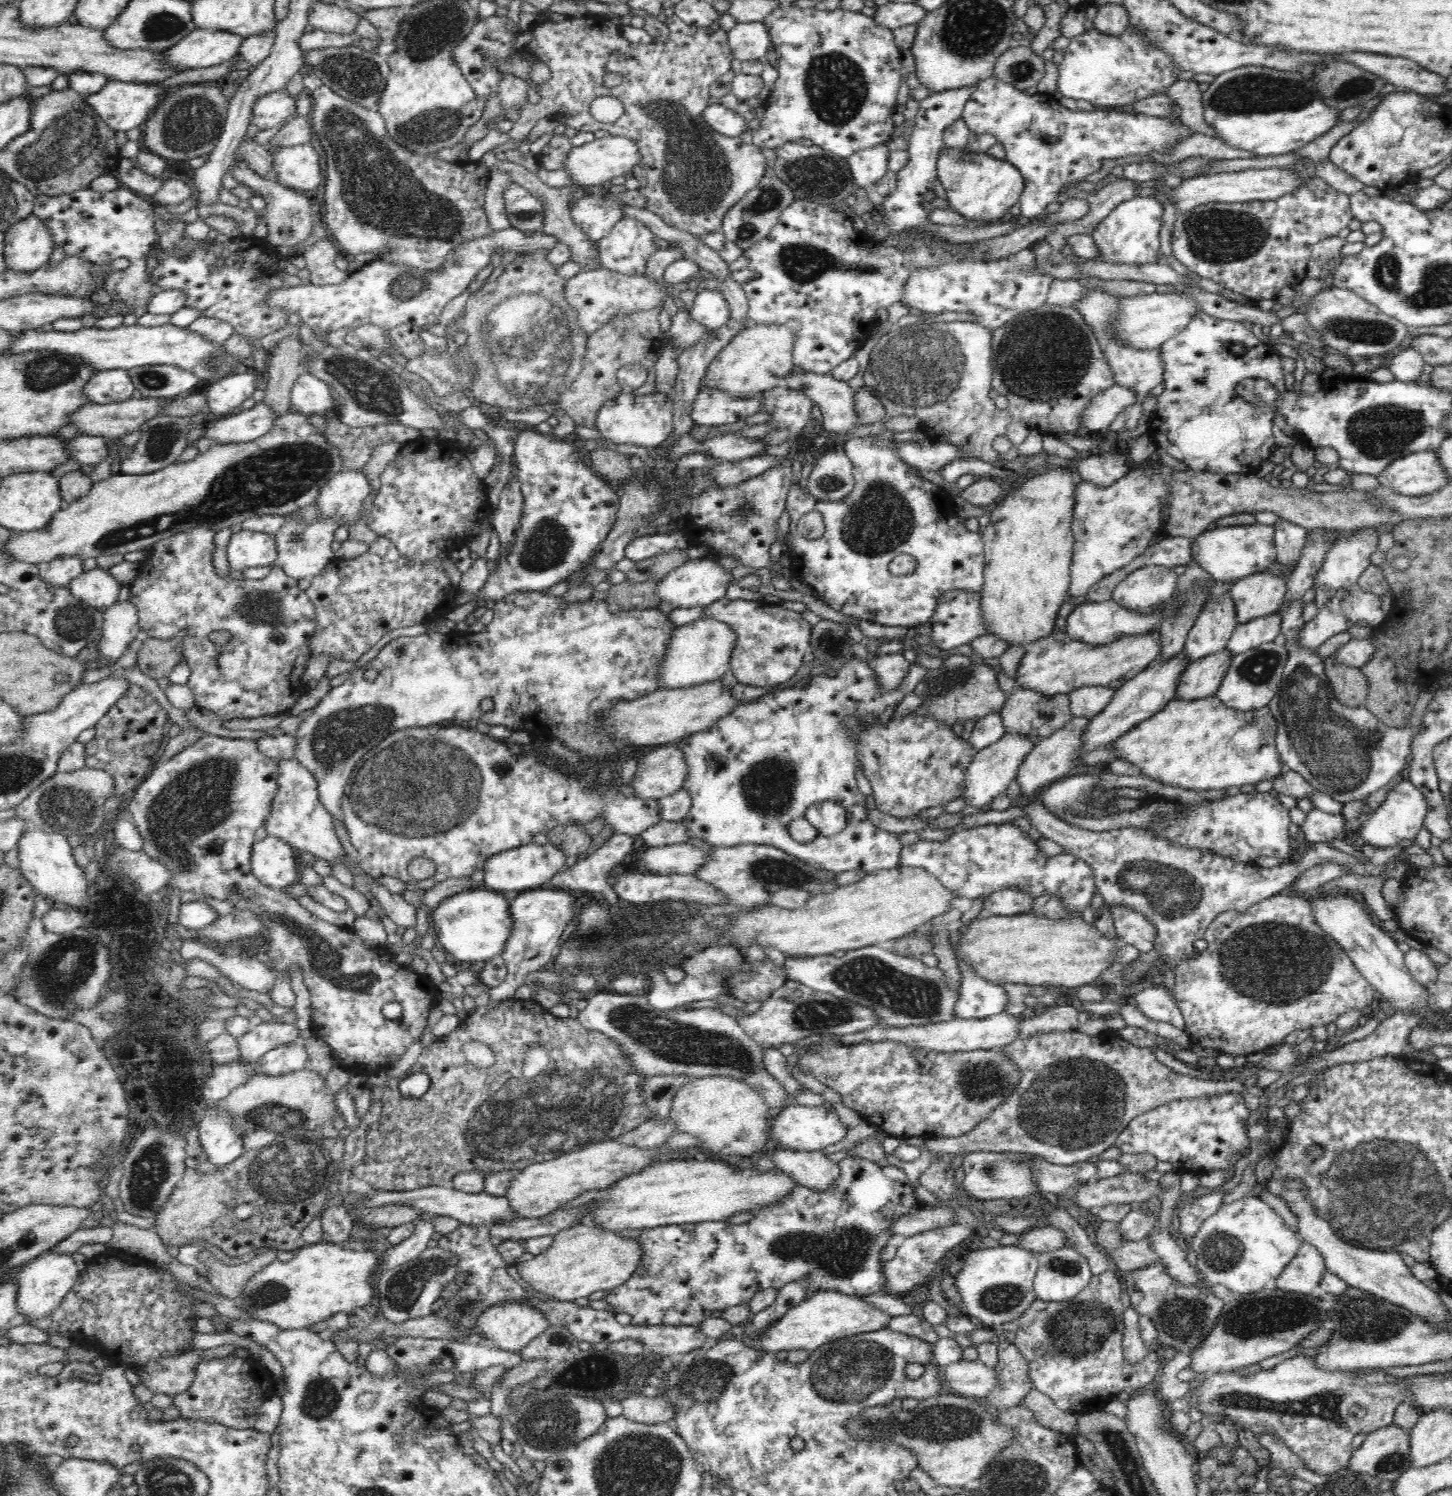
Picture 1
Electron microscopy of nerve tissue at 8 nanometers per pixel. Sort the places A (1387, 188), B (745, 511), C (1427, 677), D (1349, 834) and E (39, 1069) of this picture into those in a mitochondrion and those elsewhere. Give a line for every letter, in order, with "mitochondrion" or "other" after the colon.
A: other
B: mitochondrion
C: other
D: other
E: other

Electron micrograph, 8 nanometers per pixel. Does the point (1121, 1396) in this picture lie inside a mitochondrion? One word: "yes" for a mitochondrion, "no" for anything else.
no

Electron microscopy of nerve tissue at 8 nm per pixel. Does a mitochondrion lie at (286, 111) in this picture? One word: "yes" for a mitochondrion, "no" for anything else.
no

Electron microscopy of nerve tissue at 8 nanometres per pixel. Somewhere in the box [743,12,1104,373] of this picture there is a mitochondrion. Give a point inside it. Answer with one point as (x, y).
(836, 88)

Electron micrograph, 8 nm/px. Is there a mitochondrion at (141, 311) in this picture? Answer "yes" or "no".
no

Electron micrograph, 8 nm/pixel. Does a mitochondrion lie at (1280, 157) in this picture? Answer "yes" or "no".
no

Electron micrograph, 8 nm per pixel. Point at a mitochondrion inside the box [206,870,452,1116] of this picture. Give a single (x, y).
(344, 972)

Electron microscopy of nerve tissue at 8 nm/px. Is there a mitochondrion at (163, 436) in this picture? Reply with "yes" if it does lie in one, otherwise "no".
yes

